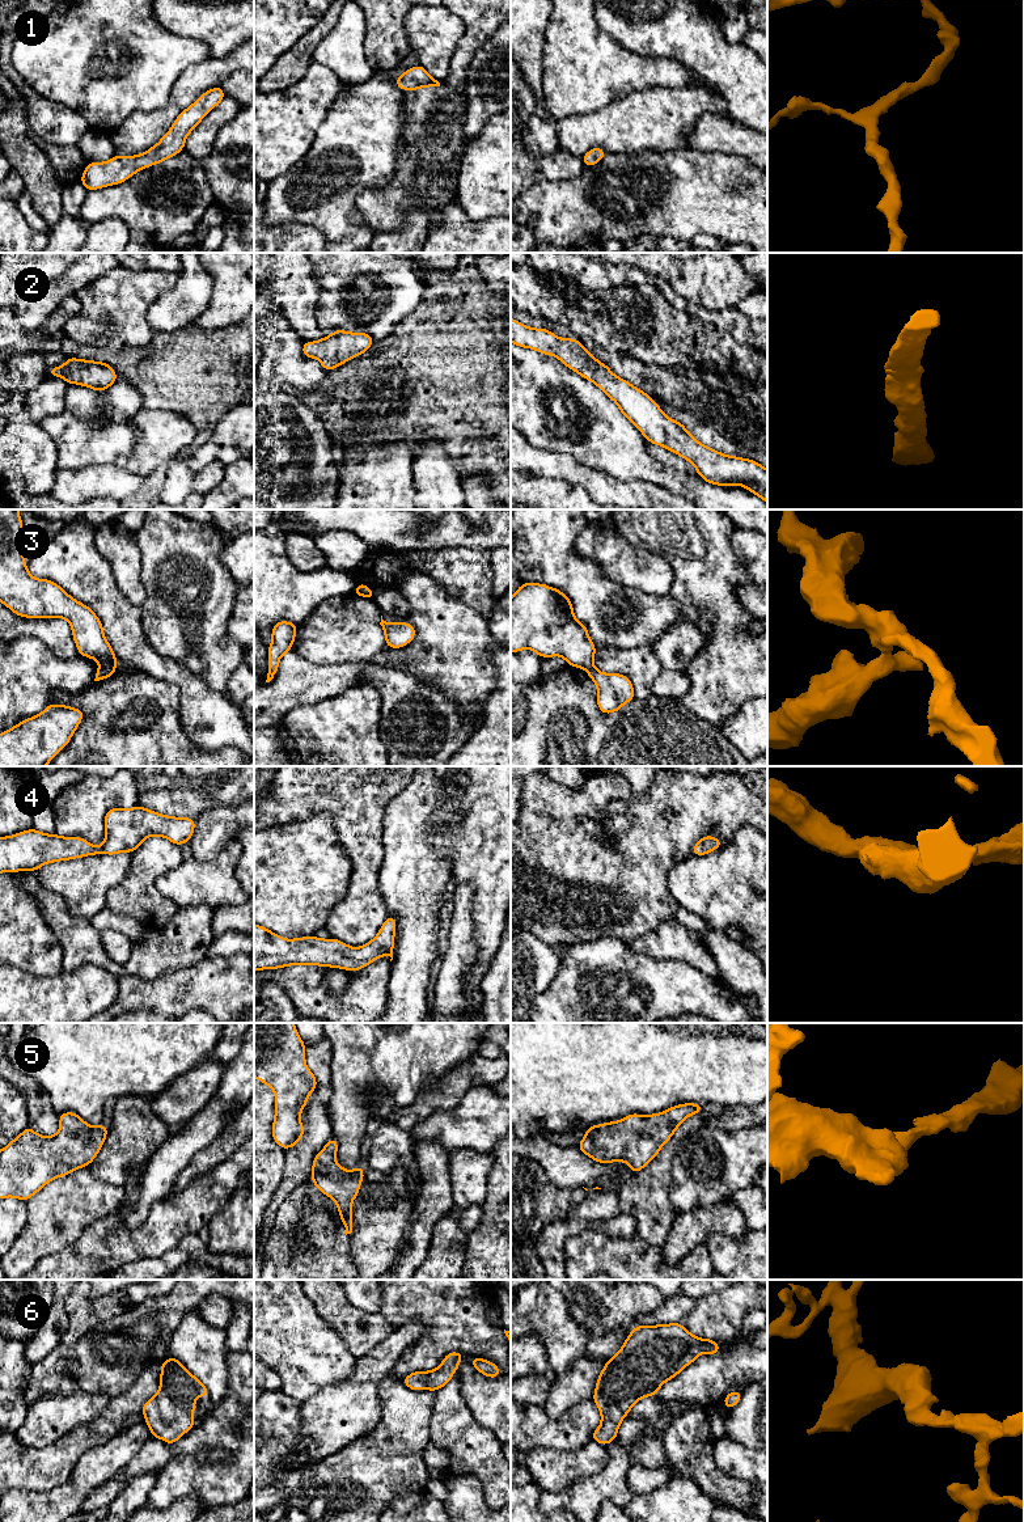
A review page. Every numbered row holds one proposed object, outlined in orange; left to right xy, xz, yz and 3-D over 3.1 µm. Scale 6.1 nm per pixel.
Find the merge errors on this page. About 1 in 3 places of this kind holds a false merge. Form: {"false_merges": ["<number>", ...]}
{"false_merges": ["3"]}

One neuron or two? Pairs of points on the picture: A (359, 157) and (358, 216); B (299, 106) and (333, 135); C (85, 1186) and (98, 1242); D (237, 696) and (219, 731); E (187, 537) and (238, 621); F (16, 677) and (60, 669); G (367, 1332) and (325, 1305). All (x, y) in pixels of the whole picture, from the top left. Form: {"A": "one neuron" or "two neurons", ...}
{"A": "two neurons", "B": "two neurons", "C": "two neurons", "D": "two neurons", "E": "two neurons", "F": "one neuron", "G": "one neuron"}

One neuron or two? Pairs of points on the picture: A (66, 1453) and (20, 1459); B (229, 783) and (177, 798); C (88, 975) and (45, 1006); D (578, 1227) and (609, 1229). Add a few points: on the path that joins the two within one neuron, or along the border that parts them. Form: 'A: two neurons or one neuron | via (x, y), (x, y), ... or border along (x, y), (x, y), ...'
A: one neuron | via (54, 1459), (32, 1459)
B: one neuron | via (216, 794), (208, 798), (190, 798)
C: one neuron | via (77, 985), (55, 1006)
D: one neuron | via (585, 1226), (601, 1226)

